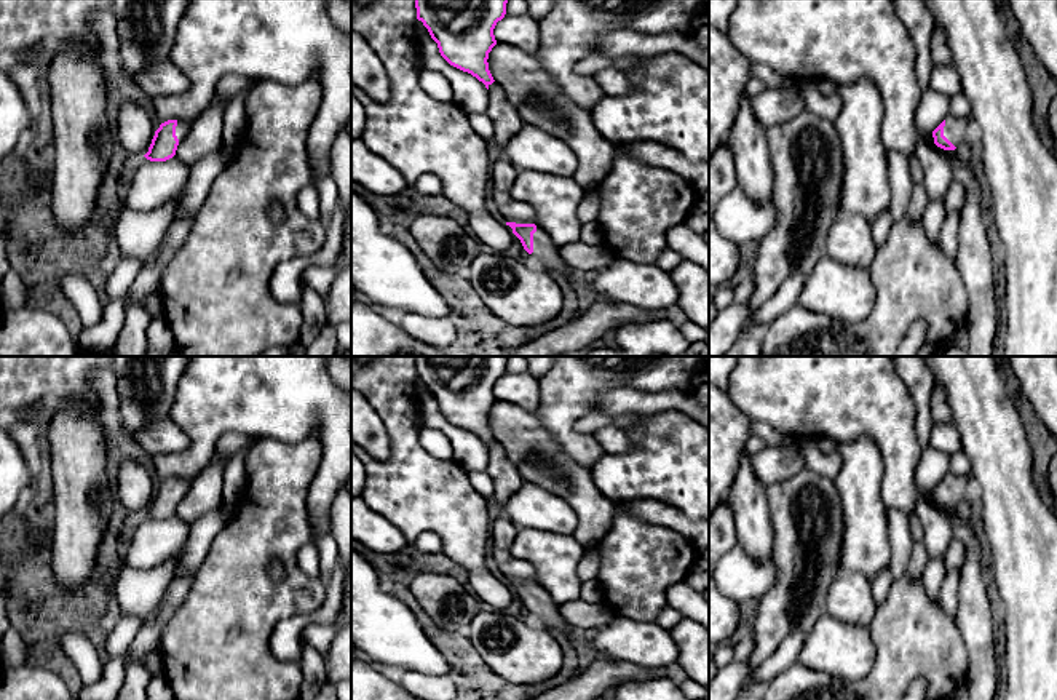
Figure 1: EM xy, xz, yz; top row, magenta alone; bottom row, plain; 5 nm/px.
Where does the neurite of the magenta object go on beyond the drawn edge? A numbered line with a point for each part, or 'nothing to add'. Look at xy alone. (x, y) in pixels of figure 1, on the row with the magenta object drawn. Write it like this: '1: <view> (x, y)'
1: xy (182, 127)

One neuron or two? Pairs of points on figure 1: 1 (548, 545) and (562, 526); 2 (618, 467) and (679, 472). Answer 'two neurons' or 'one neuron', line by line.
1: two neurons
2: one neuron

